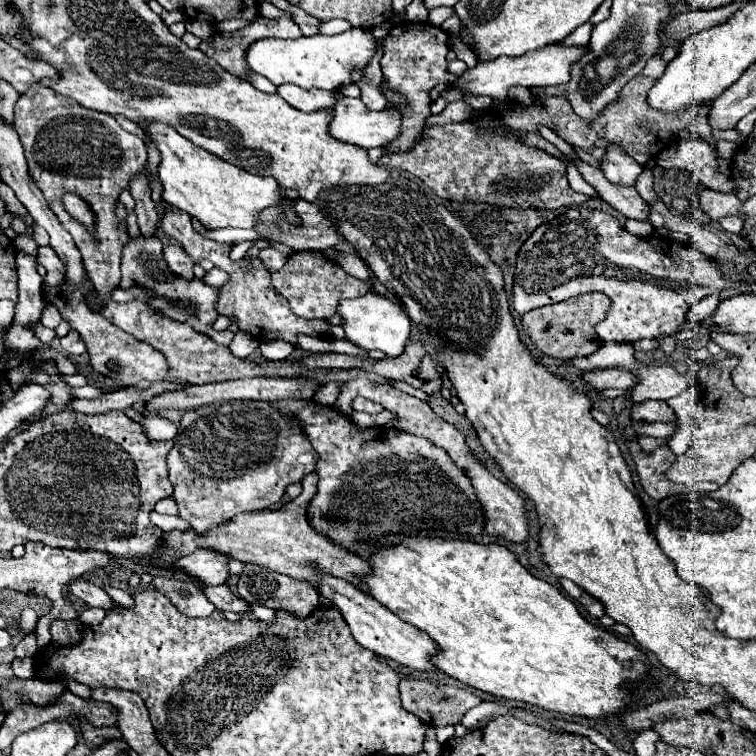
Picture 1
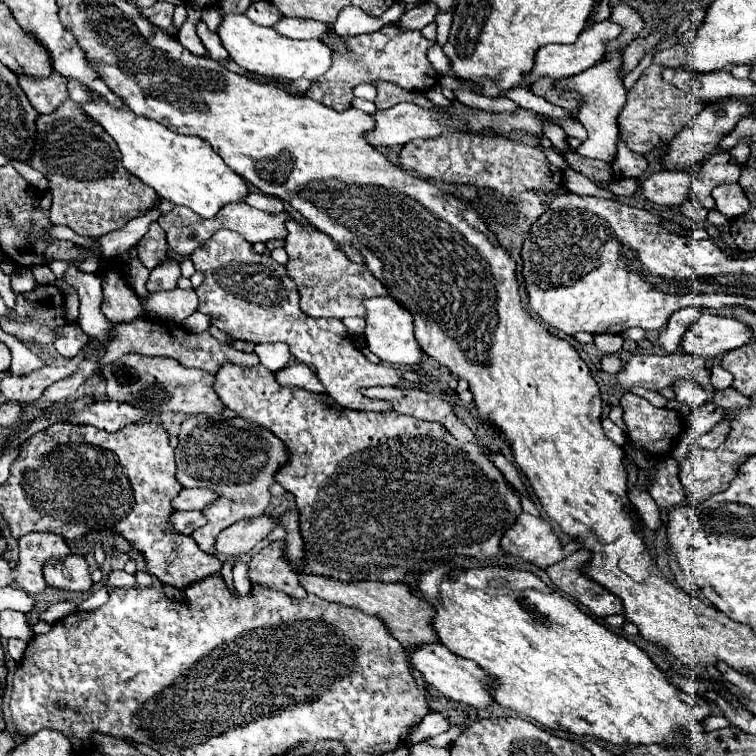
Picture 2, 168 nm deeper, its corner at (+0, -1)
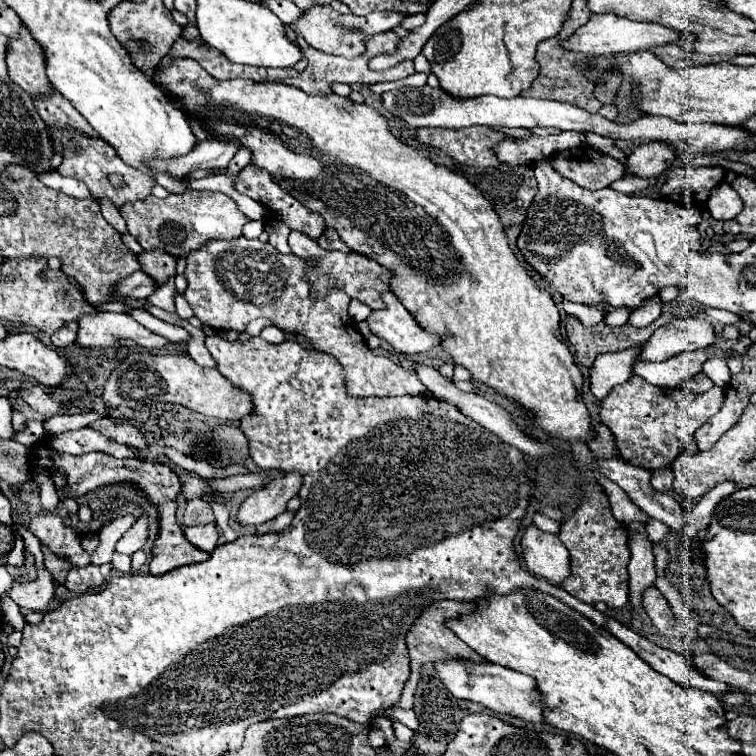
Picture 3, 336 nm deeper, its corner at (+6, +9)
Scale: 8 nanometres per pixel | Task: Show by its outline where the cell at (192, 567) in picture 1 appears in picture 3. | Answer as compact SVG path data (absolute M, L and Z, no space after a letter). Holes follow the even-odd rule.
M285 474L283 478L273 480L269 486L251 494L237 512L237 522L241 526L257 526L285 512L285 506L291 498L297 496L301 486L299 474Z

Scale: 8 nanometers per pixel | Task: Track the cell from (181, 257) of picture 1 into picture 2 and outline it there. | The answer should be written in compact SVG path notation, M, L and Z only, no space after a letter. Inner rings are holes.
M167 260L155 270L151 270L151 276L147 280L147 292L161 292L161 290L173 290L177 286L177 278L181 276L179 272L179 262Z

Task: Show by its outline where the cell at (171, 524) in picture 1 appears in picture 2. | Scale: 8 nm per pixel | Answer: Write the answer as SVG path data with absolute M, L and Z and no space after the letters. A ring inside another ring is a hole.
M176 511L171 516L171 524L181 532L181 534L191 535L193 532L207 523L202 511Z

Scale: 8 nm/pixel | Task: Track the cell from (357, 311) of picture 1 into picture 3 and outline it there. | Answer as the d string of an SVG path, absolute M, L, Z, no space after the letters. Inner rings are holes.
M383 292L381 300L385 302L385 308L373 310L367 324L371 332L383 338L395 352L411 356L439 346L439 338L421 330L393 292Z

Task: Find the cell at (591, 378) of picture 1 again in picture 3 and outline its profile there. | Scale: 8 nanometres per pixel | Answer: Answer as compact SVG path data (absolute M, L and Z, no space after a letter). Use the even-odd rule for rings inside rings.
M703 350L681 352L663 362L639 360L633 366L633 374L645 378L649 384L659 386L659 388L675 388L681 382L693 378L701 370L705 360L707 360L707 354Z

